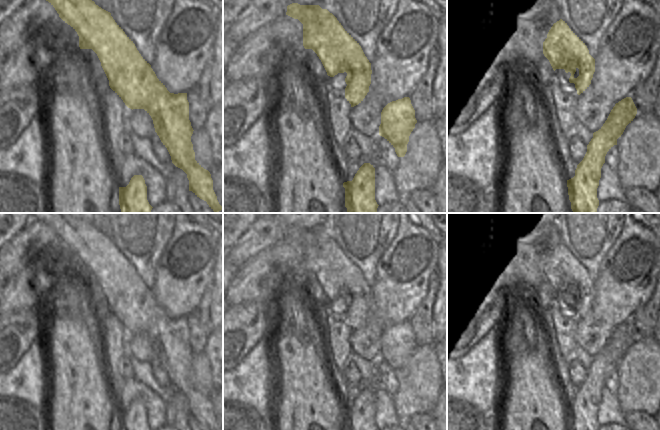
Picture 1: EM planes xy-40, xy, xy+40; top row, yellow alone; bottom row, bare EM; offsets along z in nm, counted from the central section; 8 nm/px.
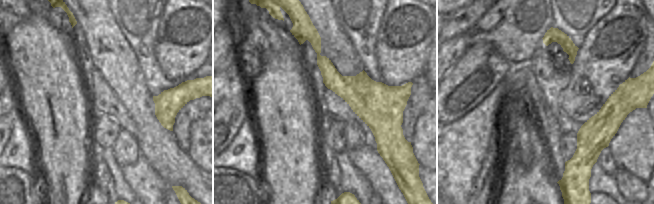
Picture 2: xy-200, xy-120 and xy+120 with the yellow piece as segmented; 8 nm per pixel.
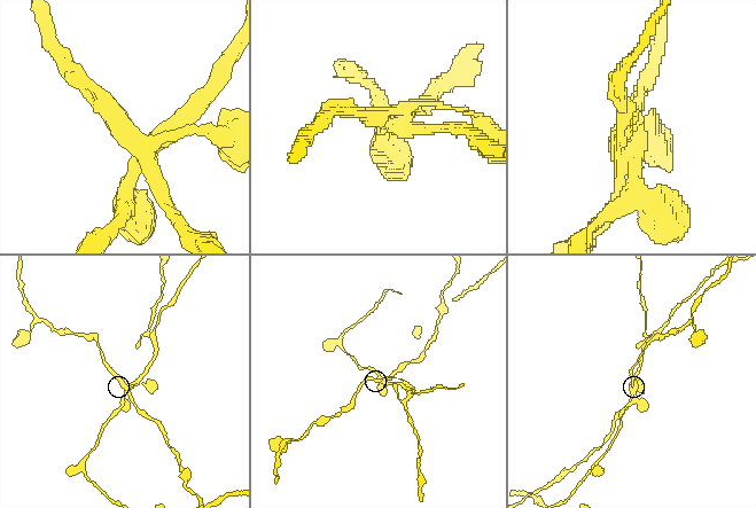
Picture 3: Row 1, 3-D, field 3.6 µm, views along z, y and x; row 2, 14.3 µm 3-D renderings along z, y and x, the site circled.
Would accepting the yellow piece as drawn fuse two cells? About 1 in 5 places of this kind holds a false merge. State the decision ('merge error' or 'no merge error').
merge error

